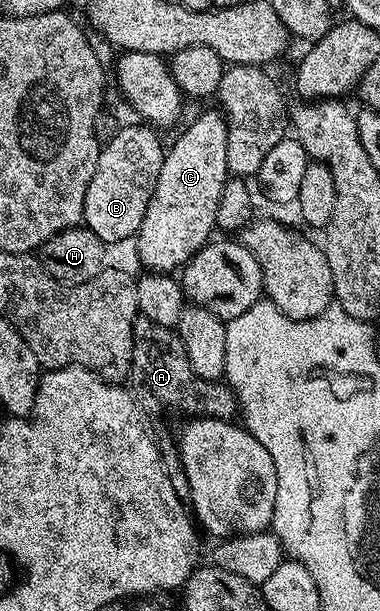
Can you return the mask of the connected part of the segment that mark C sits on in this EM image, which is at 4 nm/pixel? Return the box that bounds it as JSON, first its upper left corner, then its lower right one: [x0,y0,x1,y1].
[136,109,229,273]

